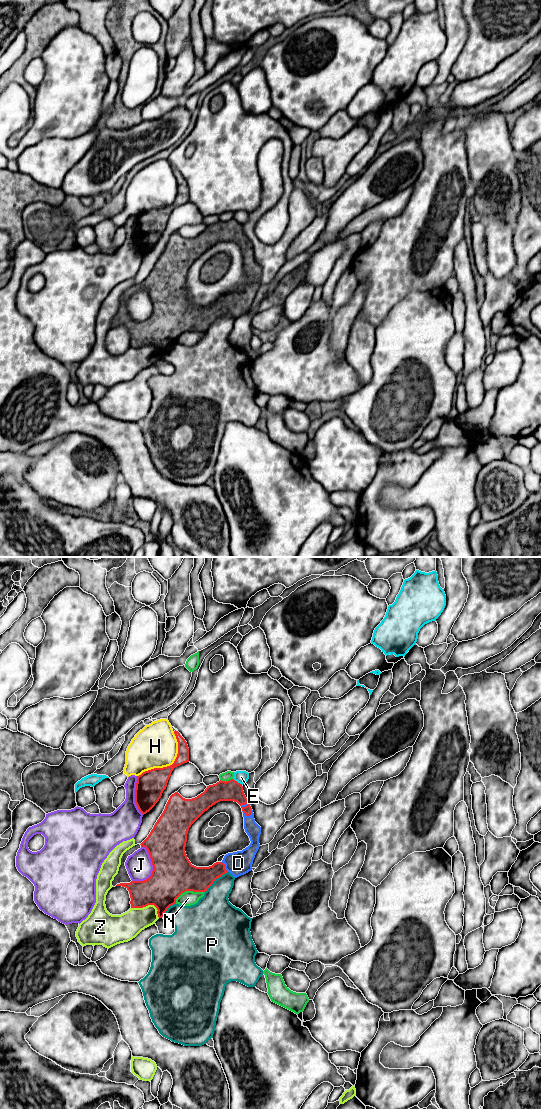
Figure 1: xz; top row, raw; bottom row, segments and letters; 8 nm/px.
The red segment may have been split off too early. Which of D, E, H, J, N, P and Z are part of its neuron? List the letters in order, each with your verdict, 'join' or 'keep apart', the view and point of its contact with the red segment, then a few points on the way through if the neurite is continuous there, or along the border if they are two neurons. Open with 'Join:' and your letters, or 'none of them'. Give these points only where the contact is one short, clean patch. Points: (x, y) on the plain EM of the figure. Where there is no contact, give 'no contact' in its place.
Join: D
D: join | xz (246, 255)
E: keep apart | xz (237, 222)
H: keep apart | xz (170, 205)
J: keep apart | xz (153, 309)
N: keep apart | xz (188, 330)
P: keep apart | xz (215, 319)
Z: keep apart | xz (148, 344)

